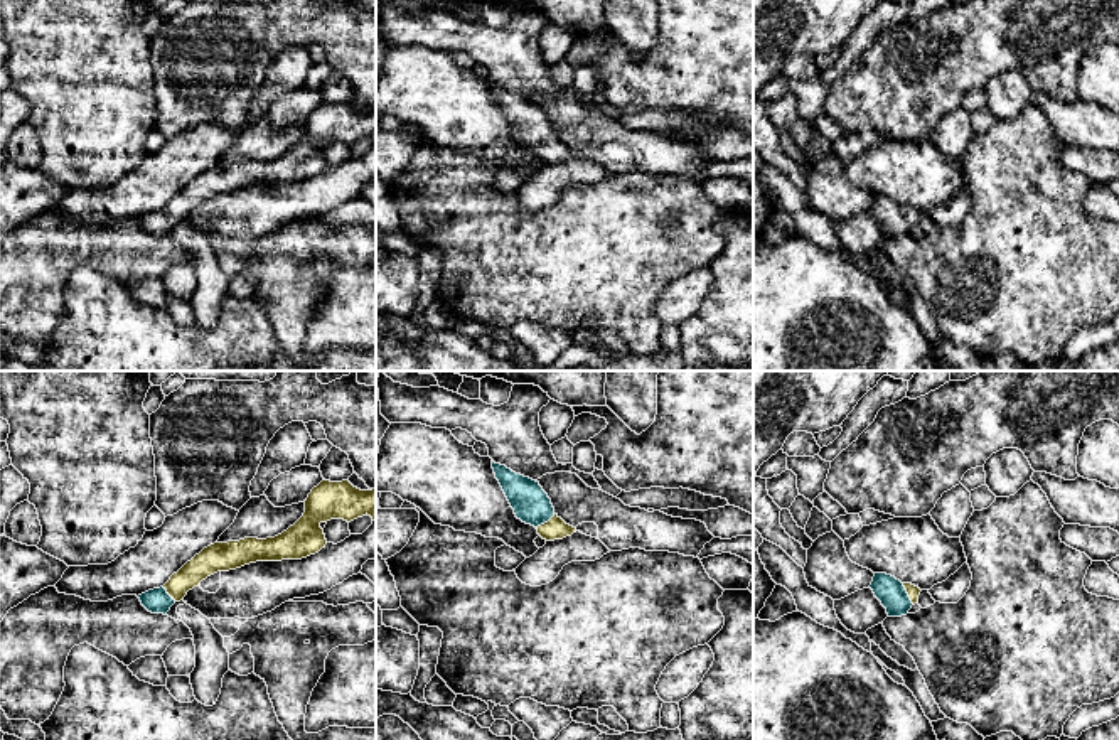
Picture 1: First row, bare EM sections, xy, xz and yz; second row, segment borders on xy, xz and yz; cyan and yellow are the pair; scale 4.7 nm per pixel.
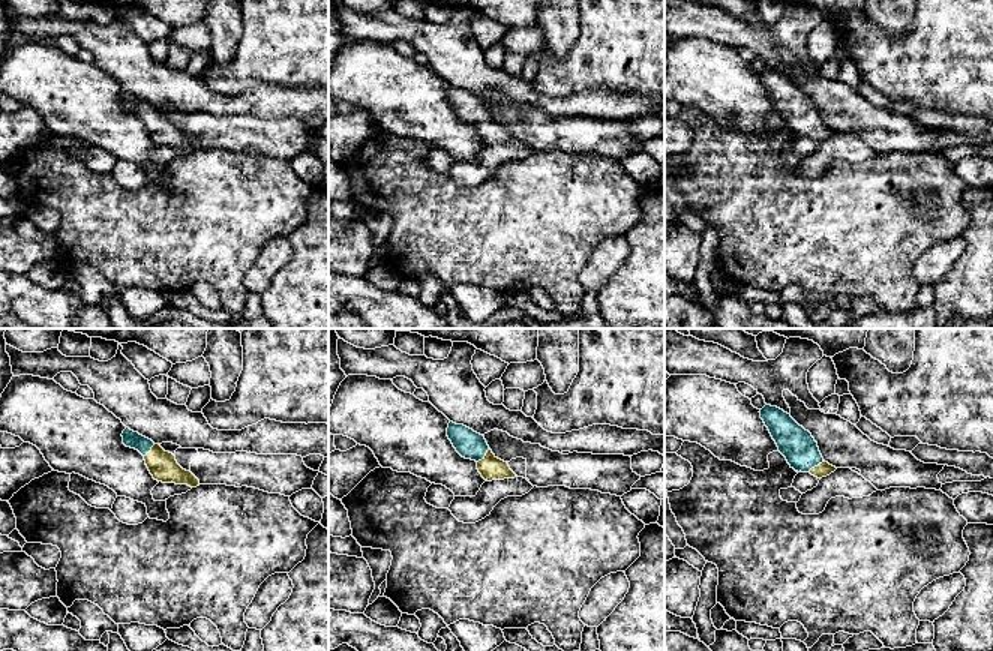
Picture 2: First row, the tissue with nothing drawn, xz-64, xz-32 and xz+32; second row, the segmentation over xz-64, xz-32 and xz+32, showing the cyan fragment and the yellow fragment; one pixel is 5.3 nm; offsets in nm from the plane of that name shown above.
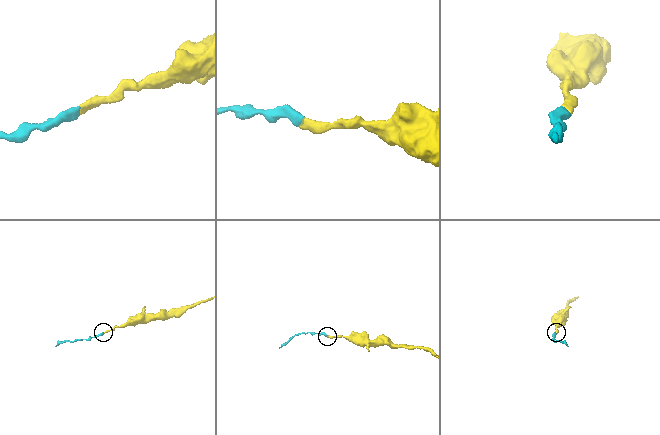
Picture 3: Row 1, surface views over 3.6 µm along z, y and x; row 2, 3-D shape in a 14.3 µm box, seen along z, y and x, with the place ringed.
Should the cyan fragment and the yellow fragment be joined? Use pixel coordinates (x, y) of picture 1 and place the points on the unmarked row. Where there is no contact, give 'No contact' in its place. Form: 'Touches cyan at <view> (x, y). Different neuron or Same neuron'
Touches cyan at yz (907, 216). Same neuron

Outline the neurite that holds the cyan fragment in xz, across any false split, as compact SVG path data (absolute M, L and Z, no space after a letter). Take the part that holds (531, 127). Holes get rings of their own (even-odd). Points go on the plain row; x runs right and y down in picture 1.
M492 83L495 101L499 103L517 142L538 152L546 164L563 162L576 155L576 150L566 147L551 126L539 105L512 94L506 88Z

